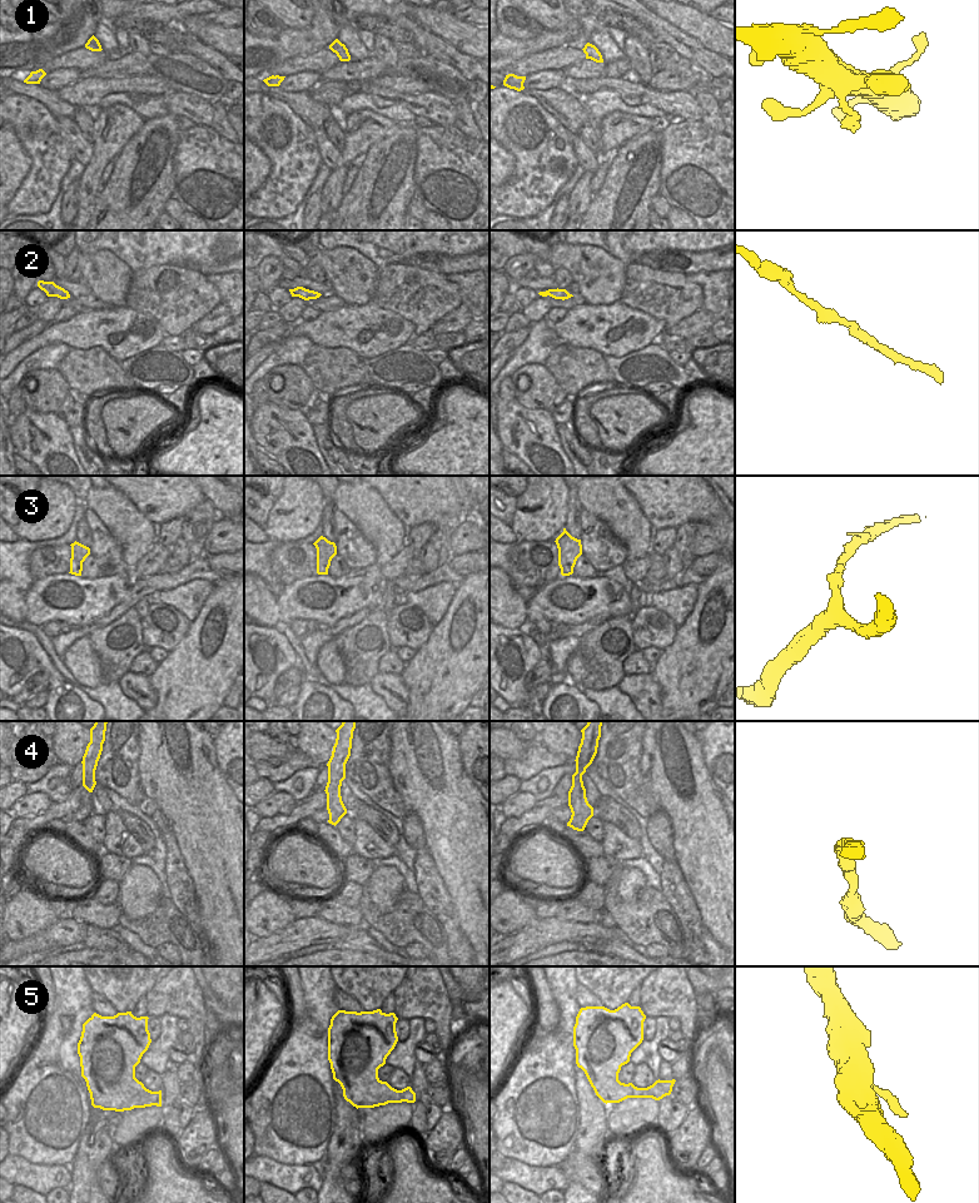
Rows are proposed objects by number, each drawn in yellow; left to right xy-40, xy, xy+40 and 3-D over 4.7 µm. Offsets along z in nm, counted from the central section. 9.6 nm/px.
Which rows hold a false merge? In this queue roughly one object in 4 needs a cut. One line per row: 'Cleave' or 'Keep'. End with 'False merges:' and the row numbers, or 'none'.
1: Keep
2: Keep
3: Keep
4: Keep
5: Keep
False merges: none

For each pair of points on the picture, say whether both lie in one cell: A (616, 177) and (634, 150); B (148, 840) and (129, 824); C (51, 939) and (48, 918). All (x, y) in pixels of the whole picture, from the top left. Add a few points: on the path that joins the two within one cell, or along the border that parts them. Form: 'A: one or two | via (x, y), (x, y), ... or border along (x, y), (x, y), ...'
A: one | via (622, 170), (634, 157)
B: one | via (143, 835), (134, 826)
C: two | border along (58, 919), (45, 929), (21, 938)

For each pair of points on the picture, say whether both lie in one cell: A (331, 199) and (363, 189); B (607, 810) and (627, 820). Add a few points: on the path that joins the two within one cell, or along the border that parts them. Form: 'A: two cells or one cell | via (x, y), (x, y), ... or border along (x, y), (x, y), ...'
A: two cells | border along (344, 194), (334, 213)
B: one cell | via (612, 813), (622, 819)

